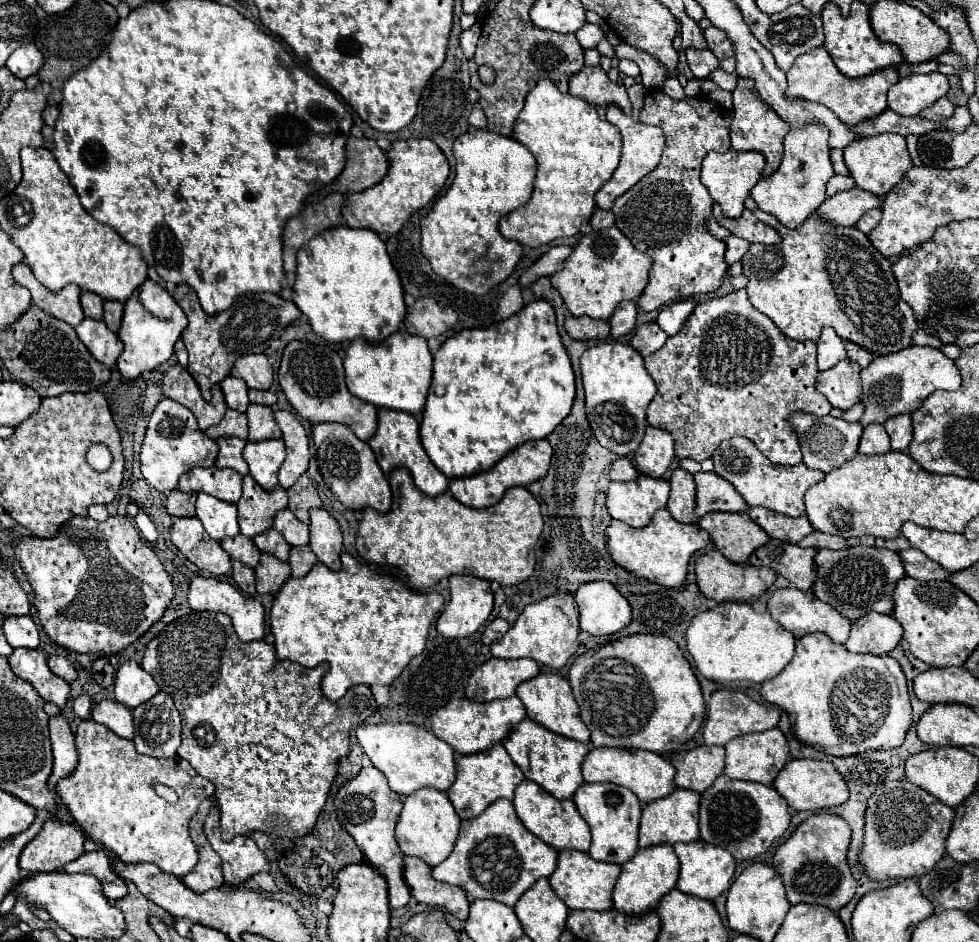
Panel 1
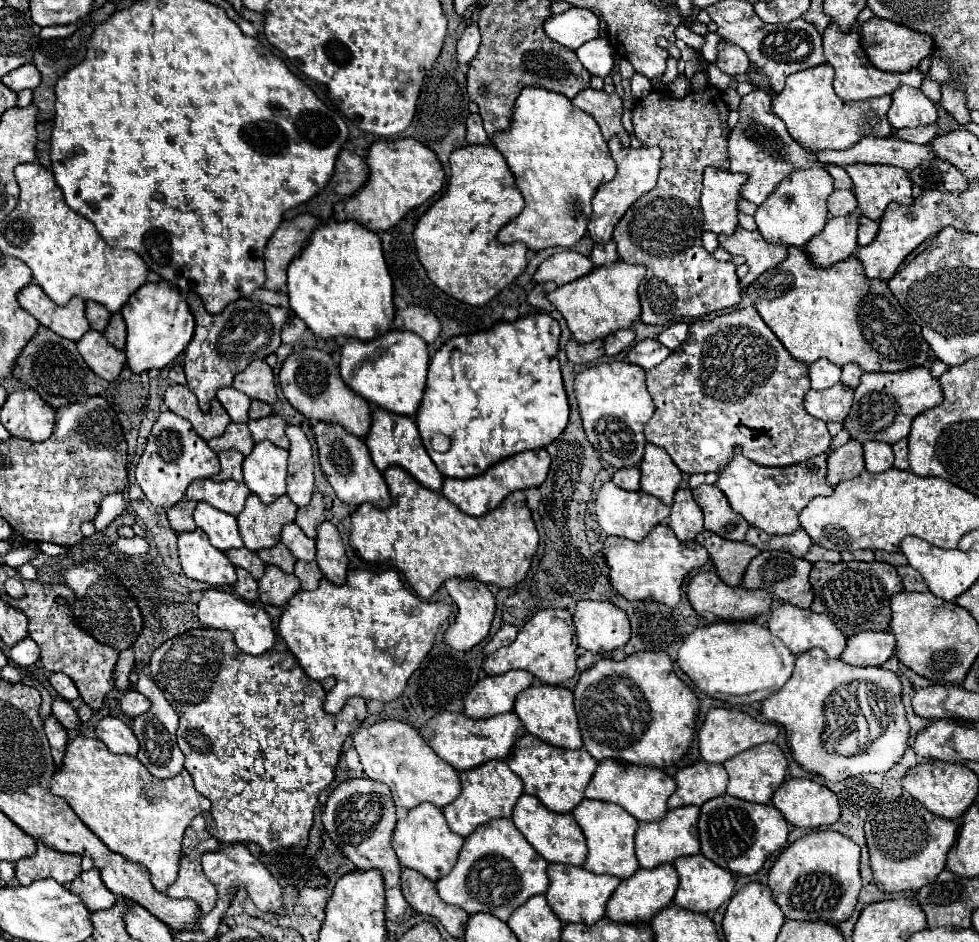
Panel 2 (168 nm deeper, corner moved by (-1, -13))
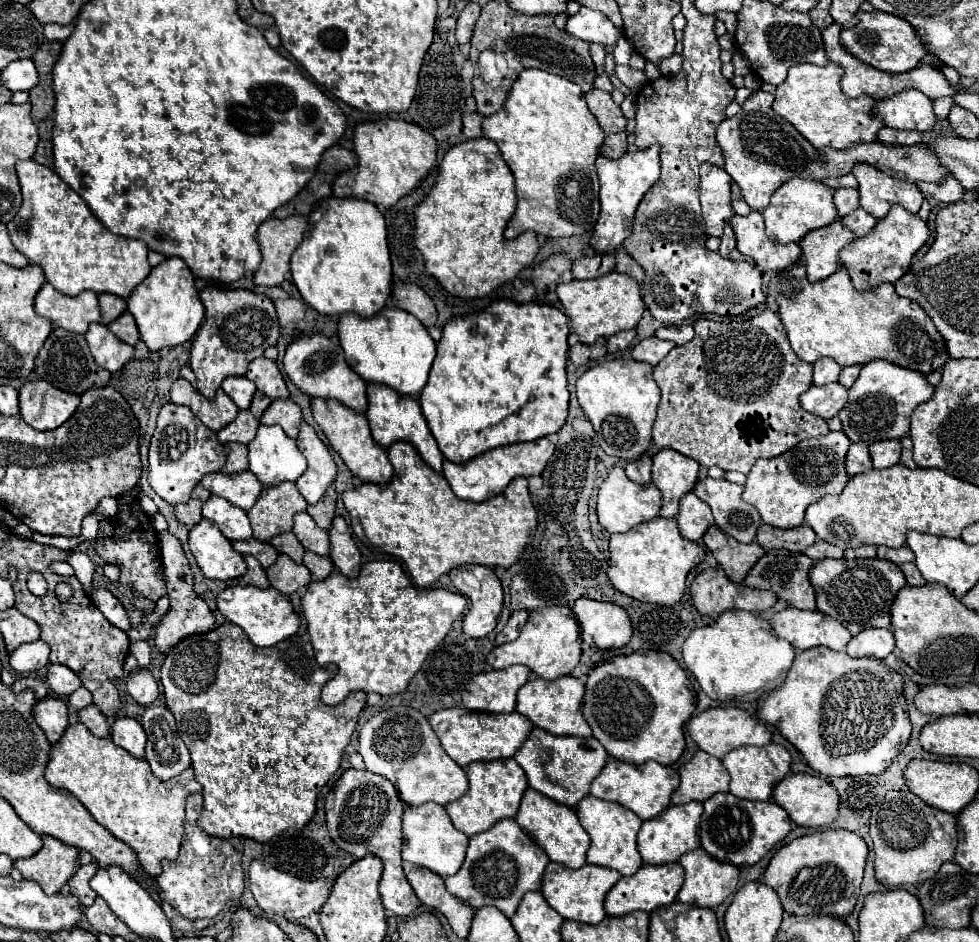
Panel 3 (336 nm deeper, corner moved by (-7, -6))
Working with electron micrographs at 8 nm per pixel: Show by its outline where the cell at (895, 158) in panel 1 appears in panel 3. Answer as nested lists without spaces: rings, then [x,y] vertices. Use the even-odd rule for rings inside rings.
[[[857,164],[853,168],[853,176],[859,182],[859,204],[877,220],[883,218],[895,204],[901,204],[911,214],[919,212],[923,194],[915,184],[895,180],[869,164]]]

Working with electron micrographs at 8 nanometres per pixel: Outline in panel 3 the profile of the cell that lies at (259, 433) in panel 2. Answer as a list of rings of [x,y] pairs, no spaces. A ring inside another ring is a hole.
[[[289,398],[287,400],[273,400],[261,418],[261,424],[281,426],[289,438],[297,438],[301,422],[303,422],[301,408]]]

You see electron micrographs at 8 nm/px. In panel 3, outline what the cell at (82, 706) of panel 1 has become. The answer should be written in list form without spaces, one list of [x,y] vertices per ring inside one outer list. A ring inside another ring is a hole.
[[[77,688],[71,696],[69,696],[69,704],[75,708],[75,710],[81,710],[85,706],[91,704],[91,692],[87,688]]]

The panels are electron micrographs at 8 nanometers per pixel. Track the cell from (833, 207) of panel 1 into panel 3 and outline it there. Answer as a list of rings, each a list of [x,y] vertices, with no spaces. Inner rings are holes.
[[[841,220],[825,226],[811,230],[803,240],[799,242],[801,246],[801,262],[807,268],[807,278],[813,282],[829,278],[833,272],[839,270],[839,250],[853,242],[855,236],[841,224]]]

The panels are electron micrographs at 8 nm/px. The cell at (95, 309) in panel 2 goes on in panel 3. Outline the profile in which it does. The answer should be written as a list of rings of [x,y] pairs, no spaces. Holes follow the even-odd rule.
[[[99,294],[99,306],[101,306],[101,324],[111,324],[115,318],[119,318],[127,310],[127,302],[115,294]]]

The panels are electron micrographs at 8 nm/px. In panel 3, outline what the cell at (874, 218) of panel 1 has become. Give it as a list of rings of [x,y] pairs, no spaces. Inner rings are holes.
[[[857,208],[855,212],[847,214],[845,218],[841,218],[841,222],[843,222],[843,226],[847,226],[855,236],[865,236],[865,234],[877,224],[877,220],[875,220],[869,212],[865,212],[863,208]]]

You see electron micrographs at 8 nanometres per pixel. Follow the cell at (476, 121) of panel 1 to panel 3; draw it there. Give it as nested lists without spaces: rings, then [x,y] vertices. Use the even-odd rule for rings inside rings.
[[[479,112],[465,114],[463,116],[463,136],[465,138],[479,138],[479,136],[483,136],[481,120],[483,120],[483,114],[479,114]]]

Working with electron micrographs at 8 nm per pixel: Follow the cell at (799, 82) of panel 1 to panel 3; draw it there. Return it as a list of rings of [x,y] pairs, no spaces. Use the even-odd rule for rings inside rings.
[[[829,62],[827,66],[815,66],[815,64],[797,64],[789,70],[787,80],[777,86],[773,112],[783,116],[789,124],[797,128],[801,136],[805,136],[815,148],[831,146],[837,150],[845,150],[851,144],[861,142],[873,142],[879,128],[883,128],[881,118],[873,116],[875,100],[871,96],[859,96],[849,98],[841,90],[841,76],[843,68]]]

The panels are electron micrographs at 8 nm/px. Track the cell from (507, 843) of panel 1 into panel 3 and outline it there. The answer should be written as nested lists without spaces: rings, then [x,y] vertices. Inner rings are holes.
[[[501,820],[493,824],[493,828],[469,838],[467,858],[457,874],[445,878],[445,888],[453,896],[471,904],[471,908],[495,906],[511,918],[523,894],[541,888],[541,876],[547,864],[549,858],[543,848],[539,848],[539,844],[535,844],[515,820]]]

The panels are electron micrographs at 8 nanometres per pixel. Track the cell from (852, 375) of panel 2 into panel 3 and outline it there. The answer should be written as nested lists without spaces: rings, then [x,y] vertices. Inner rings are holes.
[[[857,364],[857,366],[845,366],[845,368],[841,370],[839,384],[843,384],[845,388],[851,388],[851,386],[853,386],[853,382],[857,380],[859,372],[861,372],[861,366],[859,366],[859,364]]]

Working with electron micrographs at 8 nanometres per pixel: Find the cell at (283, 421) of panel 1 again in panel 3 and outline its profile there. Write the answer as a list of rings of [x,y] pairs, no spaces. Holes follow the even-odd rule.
[[[303,422],[301,432],[297,436],[297,446],[301,454],[307,458],[307,470],[301,474],[301,478],[295,480],[299,492],[309,504],[315,504],[323,498],[327,486],[337,476],[337,464],[329,452],[329,448],[321,442],[317,432]]]

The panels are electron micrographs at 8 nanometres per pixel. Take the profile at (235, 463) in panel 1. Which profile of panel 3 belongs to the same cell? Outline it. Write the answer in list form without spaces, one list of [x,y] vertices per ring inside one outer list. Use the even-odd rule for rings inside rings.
[[[229,442],[229,444],[225,444],[225,454],[227,454],[227,462],[221,468],[223,474],[235,474],[235,472],[243,472],[243,470],[249,468],[247,446],[245,444]]]

